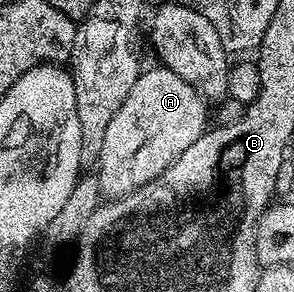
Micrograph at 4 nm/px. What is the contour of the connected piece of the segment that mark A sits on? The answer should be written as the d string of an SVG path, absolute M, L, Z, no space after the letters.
M155 67L140 72L106 128L96 175L100 193L107 199L125 196L152 181L207 129L208 106L197 89L169 68Z

